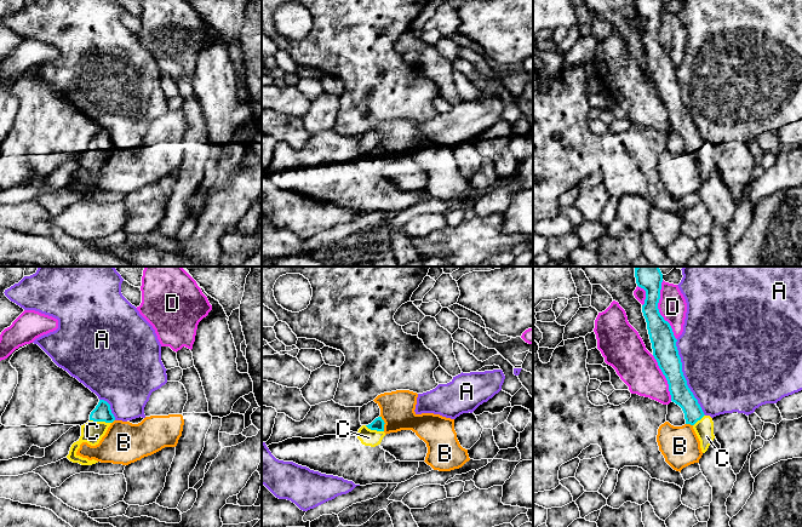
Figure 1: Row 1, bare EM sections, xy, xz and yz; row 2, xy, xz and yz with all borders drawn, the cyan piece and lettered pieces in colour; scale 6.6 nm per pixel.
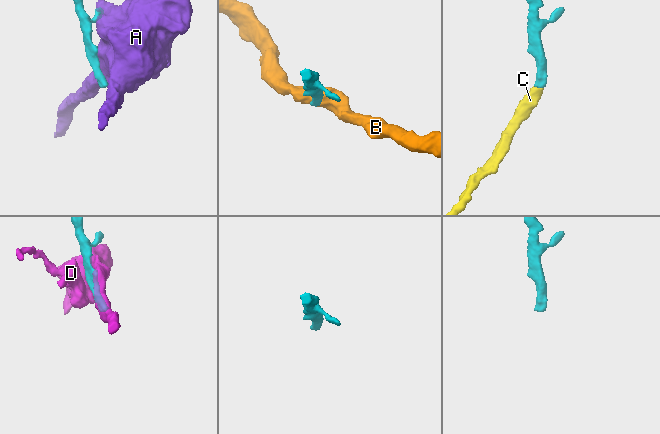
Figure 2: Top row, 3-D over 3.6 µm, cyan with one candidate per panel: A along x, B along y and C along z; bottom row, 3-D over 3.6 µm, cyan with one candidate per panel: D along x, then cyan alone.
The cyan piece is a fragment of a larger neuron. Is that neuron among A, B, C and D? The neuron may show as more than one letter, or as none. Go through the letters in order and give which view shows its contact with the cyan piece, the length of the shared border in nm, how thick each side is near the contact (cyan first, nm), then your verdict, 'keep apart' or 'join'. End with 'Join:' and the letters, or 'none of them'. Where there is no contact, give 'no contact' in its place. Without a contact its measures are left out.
A: meets cyan in yz; contact 550 nm long; 160 nm thick on the cyan side, 480 nm on the other; keep apart
B: meets cyan in xz; contact 110 nm long; 80 nm thick on the cyan side, 220 nm on the other; keep apart
C: meets cyan in xy; contact 150 nm long; 120 nm thick on the cyan side, 140 nm on the other; join
D: meets cyan in yz; contact 420 nm long; 160 nm thick on the cyan side, 190 nm on the other; keep apart
Join: C

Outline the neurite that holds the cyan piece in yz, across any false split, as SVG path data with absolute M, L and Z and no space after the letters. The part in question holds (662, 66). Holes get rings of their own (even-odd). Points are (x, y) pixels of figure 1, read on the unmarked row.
M635 0L635 6L637 15L646 19L642 41L647 51L653 85L668 109L671 130L682 137L686 153L693 155L700 170L701 181L705 182L715 167L714 150L710 144L704 143L688 116L676 75L677 68L670 52L659 41L663 2L661 0Z

